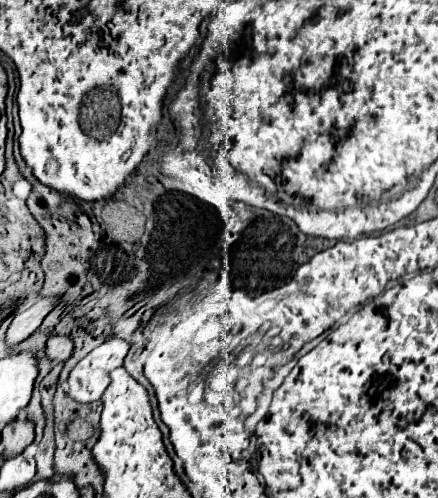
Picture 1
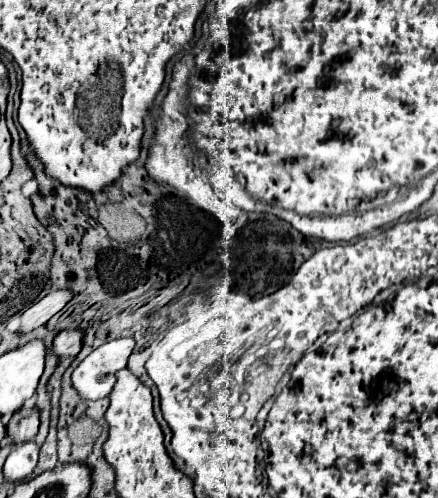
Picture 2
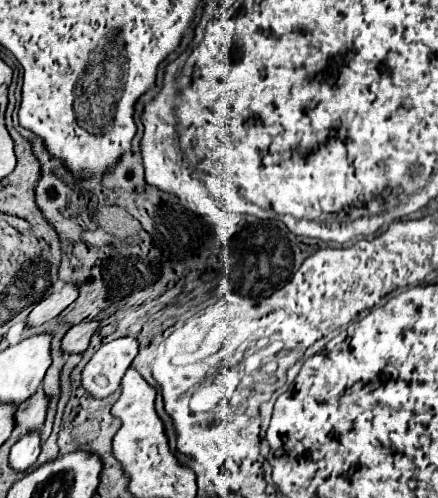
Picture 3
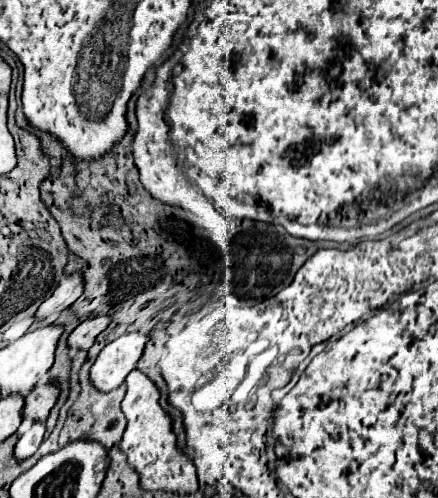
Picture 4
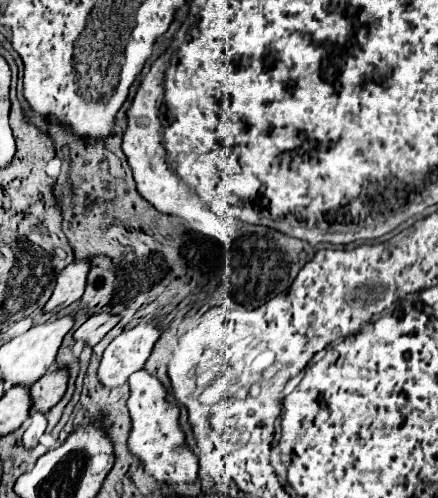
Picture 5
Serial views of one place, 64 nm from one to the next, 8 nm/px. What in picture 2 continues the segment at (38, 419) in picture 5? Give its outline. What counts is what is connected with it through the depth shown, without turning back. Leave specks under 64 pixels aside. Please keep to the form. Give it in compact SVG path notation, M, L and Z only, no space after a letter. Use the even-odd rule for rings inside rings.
M34 440L16 444L4 464L6 480L18 482L18 480L28 478L36 466L36 462L38 462L38 444Z

